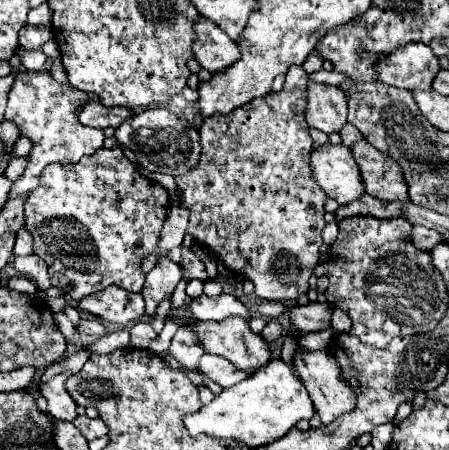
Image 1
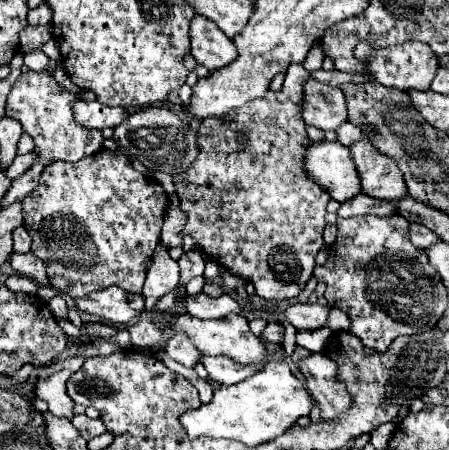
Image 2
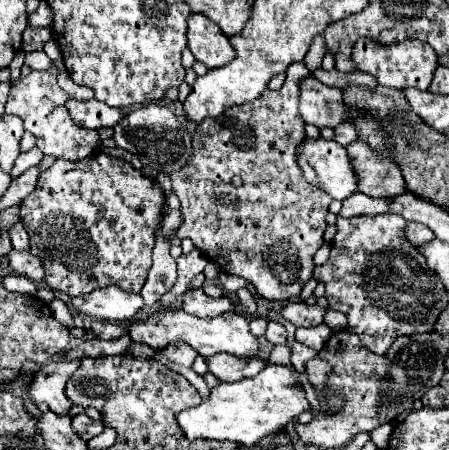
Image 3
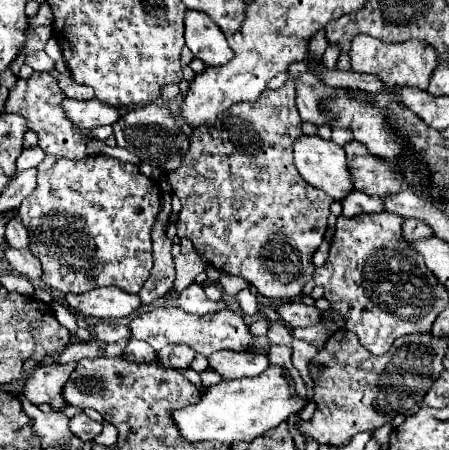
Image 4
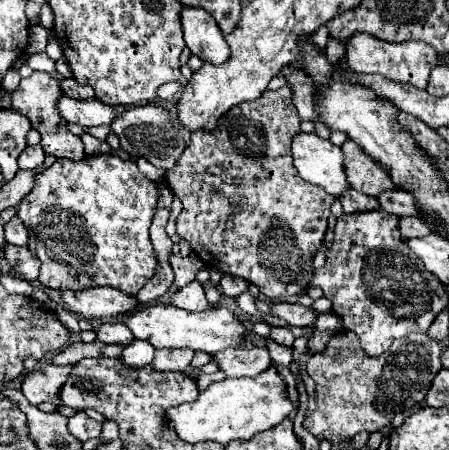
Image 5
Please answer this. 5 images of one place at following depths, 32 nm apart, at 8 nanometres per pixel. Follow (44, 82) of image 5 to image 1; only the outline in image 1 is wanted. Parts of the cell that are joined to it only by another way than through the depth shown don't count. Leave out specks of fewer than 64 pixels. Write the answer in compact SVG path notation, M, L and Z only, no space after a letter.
M48 70L38 72L20 72L14 78L12 90L8 94L8 106L4 118L14 122L20 130L20 136L26 136L32 142L28 152L26 174L22 174L12 184L12 196L20 196L24 192L32 192L38 186L38 178L48 164L74 164L82 156L92 154L102 148L104 132L98 128L88 128L78 120L78 108L88 102L88 92L78 90L68 84L58 84Z

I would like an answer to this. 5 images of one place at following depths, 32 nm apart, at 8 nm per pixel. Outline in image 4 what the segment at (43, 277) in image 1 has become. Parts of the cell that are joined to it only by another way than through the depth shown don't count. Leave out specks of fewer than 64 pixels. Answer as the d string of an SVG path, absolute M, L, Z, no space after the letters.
M8 248L8 250L6 250L6 258L8 258L12 270L20 272L20 274L26 276L28 280L40 280L40 276L42 276L40 260L38 260L36 256L32 256L28 248L24 248L24 250Z

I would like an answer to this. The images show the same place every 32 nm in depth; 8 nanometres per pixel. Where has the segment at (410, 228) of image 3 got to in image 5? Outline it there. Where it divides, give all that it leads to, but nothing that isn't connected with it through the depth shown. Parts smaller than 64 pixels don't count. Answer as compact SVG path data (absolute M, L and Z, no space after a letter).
M404 216L400 220L400 232L402 232L404 240L410 240L410 238L422 238L422 236L430 234L432 228L424 220L416 220L412 216Z

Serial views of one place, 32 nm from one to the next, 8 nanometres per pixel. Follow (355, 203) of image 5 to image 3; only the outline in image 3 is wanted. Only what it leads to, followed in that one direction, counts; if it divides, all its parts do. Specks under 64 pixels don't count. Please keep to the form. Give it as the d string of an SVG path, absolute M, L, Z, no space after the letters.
M356 192L342 202L338 216L352 218L362 214L386 214L386 212L388 212L388 200L376 200L372 196L364 196L362 192Z

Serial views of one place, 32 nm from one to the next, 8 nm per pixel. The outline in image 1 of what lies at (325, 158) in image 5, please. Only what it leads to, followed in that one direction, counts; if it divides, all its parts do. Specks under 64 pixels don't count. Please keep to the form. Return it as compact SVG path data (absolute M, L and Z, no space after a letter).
M326 144L312 150L312 168L316 182L340 206L358 200L364 194L360 170L352 158L350 148Z

